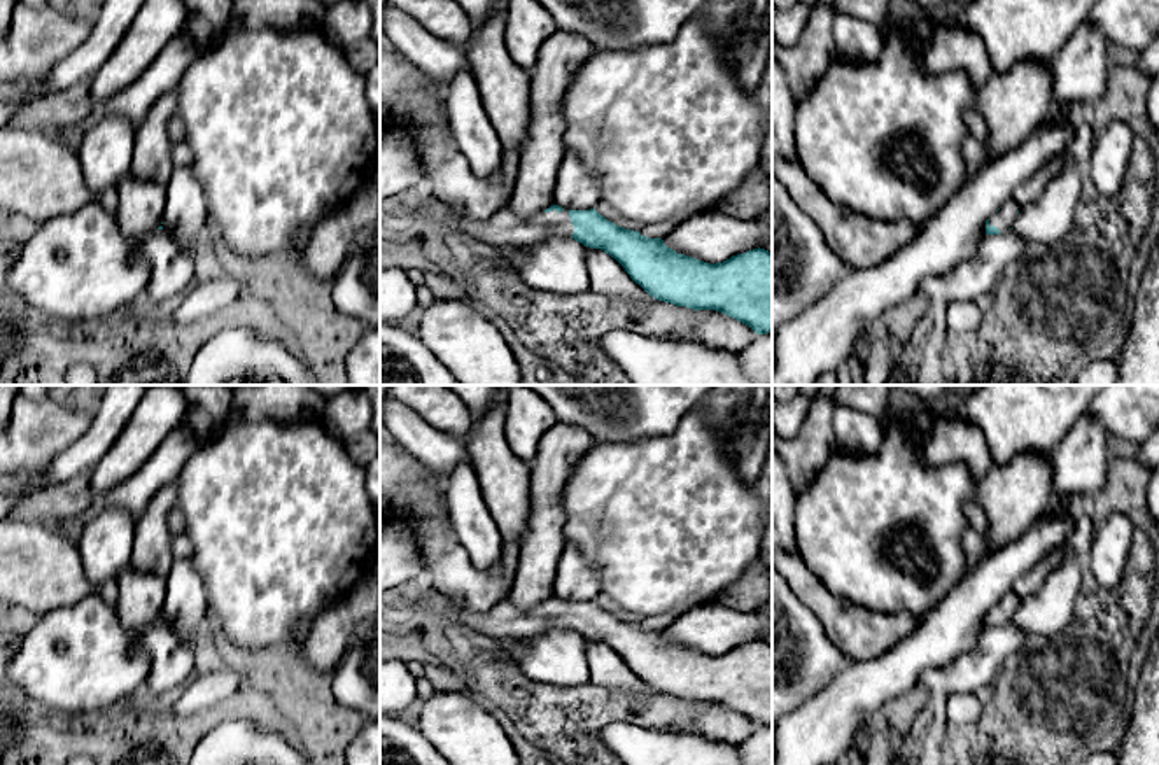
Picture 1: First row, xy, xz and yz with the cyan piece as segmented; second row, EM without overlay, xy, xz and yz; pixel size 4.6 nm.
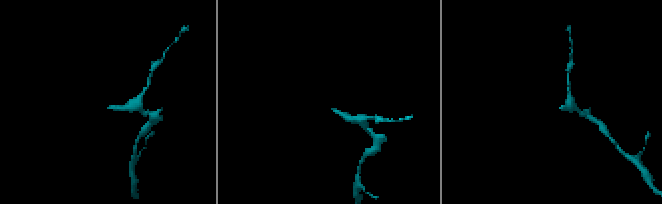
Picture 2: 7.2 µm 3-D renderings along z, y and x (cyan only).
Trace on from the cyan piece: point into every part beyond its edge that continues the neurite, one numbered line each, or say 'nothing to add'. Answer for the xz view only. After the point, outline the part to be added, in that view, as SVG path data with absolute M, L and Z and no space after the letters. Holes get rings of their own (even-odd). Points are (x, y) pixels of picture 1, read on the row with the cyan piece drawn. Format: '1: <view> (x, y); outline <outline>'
1: xz (505, 228); outline M424 193L418 212L429 219L453 226L490 247L530 245L548 236L572 236L569 212L541 212L532 219L518 219L508 205L487 221L473 221L455 212L446 201Z

